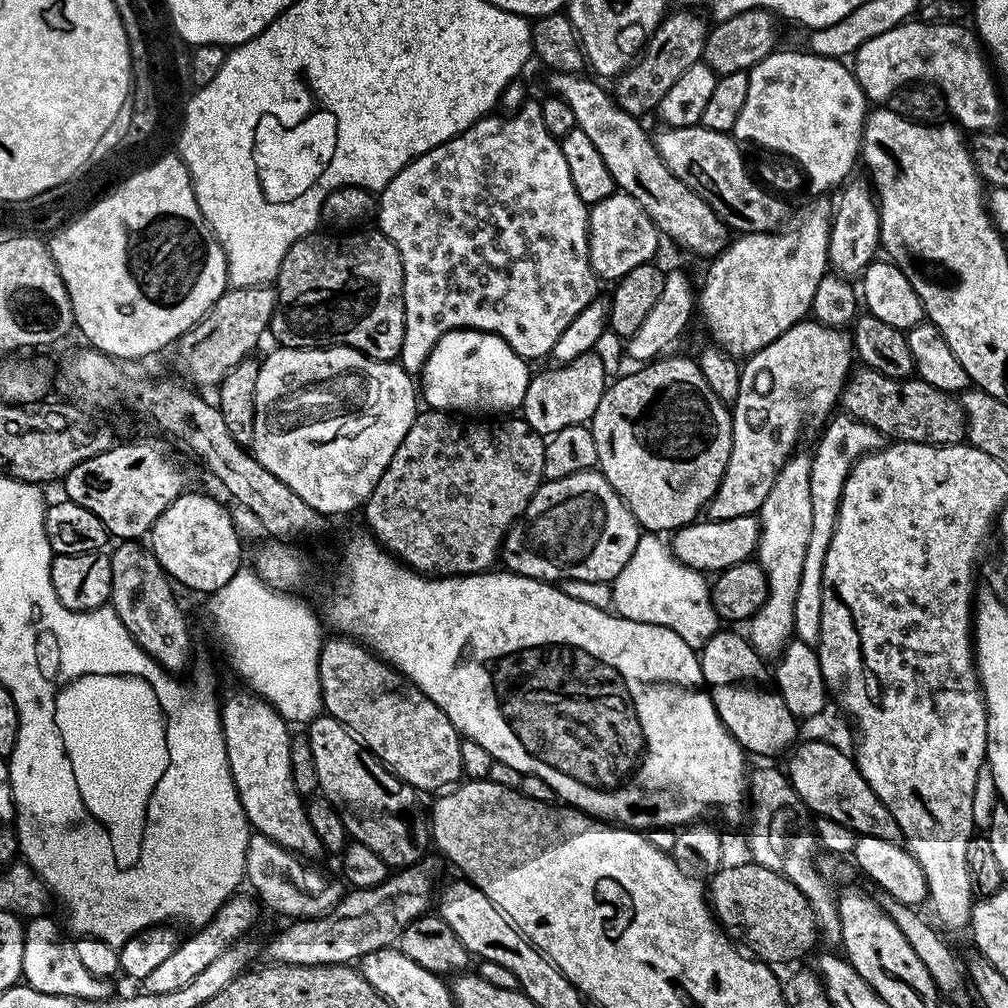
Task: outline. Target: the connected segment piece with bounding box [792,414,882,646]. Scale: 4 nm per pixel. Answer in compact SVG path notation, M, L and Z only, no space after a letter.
M840 414L827 421L820 445L811 453L810 507L814 510L814 522L810 526L810 542L806 546L806 562L802 562L802 582L798 586L798 598L794 602L795 639L813 646L820 643L822 630L822 566L826 550L830 546L832 531L836 529L836 512L840 508L840 495L853 464L869 452L881 447L882 437L878 429L847 414Z

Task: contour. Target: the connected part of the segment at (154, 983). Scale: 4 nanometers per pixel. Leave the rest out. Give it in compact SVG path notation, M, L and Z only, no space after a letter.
M233 894L229 900L214 914L214 918L208 924L201 924L195 929L193 936L185 935L180 941L180 945L174 950L174 954L170 954L170 958L166 958L166 962L160 963L151 974L146 974L146 978L142 981L142 988L145 993L155 994L158 992L174 992L179 991L187 983L193 982L194 978L201 974L210 962L214 962L218 954L226 950L233 942L245 934L251 933L251 928L256 924L256 908L258 904L251 895L240 896L241 894Z

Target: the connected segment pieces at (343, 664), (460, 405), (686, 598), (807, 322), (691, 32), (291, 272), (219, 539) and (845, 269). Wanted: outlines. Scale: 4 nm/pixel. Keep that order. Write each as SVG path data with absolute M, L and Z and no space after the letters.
M351 638L332 639L336 640L325 639L323 643L321 643L320 657L318 658L318 678L320 679L322 698L324 699L323 711L327 713L327 715L334 717L339 724L343 724L344 727L368 749L368 751L373 752L374 755L380 759L381 764L391 768L392 771L410 787L419 790L421 793L432 792L431 794L439 793L441 790L451 789L453 785L464 776L464 771L462 770L462 750L460 749L462 737L450 722L450 718L446 718L444 711L442 711L434 702L430 702L430 698L426 698L426 694L422 694L420 688L417 688L415 684L405 680L391 664L384 663L379 656L369 652L363 644Z
M456 328L445 334L426 358L422 400L429 409L449 414L512 414L515 408L523 409L530 379L528 368L529 361L523 360L501 336Z
M656 534L641 535L634 554L630 554L630 562L611 581L612 608L615 615L627 620L674 630L686 646L702 649L722 624L712 605L709 581L704 581L705 573L678 562L671 547L660 540L663 539Z
M805 318L799 320L794 326L790 326L790 330L783 332L778 338L774 338L774 342L770 342L762 350L758 350L752 356L747 357L743 361L740 370L740 385L738 386L738 394L734 403L731 405L732 414L732 449L730 450L730 462L726 466L726 474L722 478L722 482L718 486L718 490L712 496L712 501L708 503L706 516L709 520L725 520L726 518L738 518L739 516L751 516L759 513L762 502L766 498L766 494L770 494L770 486L774 486L776 475L779 474L780 468L788 459L792 448L800 440L800 431L803 430L804 424L808 424L813 420L814 423L823 425L825 421L833 415L832 407L837 407L840 399L840 393L844 391L844 384L848 381L850 373L854 368L854 349L852 347L852 338L847 331L831 328L820 323L815 318Z
M673 11L665 15L635 63L615 77L614 99L622 110L637 118L644 118L647 112L655 113L662 98L666 98L666 90L670 90L670 86L674 86L674 82L678 82L678 78L682 78L682 74L690 70L690 66L701 63L710 24L699 11L691 11Z
M352 230L349 236L303 236L290 246L274 281L276 309L270 336L282 348L353 348L372 360L395 361L404 333L404 267L400 251L379 230Z
M192 490L185 491L158 514L150 533L150 547L165 574L179 587L181 584L203 594L211 594L226 586L226 582L230 582L242 568L240 536L231 514L214 497Z
M851 179L845 187L841 189L842 194L836 201L832 219L829 225L827 254L829 267L837 274L845 278L861 275L863 271L877 257L880 250L880 212L879 205L875 200L871 185L867 179Z

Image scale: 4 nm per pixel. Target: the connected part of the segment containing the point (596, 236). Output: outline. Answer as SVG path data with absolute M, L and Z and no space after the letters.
M615 191L602 202L591 205L588 213L588 261L601 281L621 280L634 266L642 266L653 259L660 248L661 233L656 223L622 191Z

